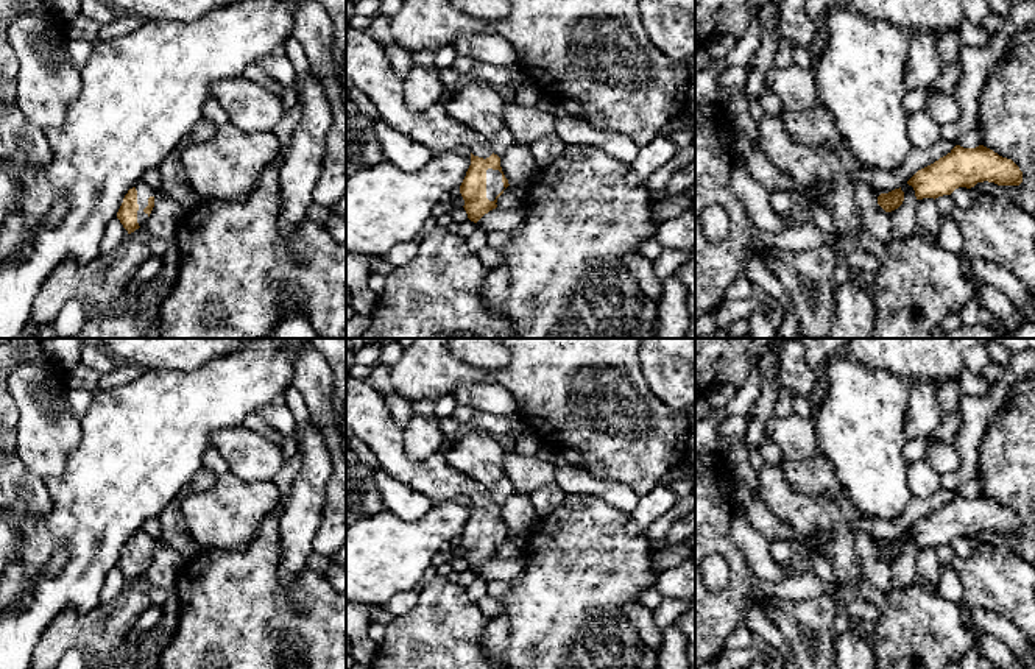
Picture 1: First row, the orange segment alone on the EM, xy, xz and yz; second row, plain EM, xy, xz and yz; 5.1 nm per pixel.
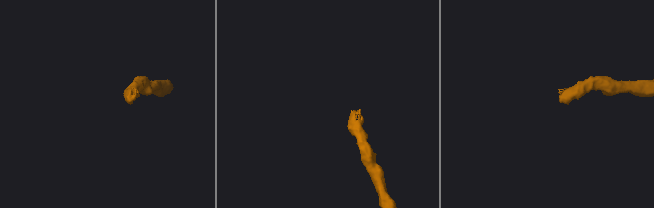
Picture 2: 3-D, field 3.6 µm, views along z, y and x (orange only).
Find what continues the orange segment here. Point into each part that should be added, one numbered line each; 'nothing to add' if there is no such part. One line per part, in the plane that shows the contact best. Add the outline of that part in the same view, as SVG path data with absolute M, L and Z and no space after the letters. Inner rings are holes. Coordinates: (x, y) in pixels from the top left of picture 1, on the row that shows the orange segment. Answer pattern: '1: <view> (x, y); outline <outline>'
1: xz (494, 186); outline M486 170L486 198L494 201L496 196L503 190L502 173L499 170Z

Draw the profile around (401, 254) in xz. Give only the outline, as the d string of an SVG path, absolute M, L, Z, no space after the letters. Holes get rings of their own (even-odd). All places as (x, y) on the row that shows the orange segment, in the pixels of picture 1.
M404 242L397 246L391 248L383 257L396 268L404 267L410 260L416 257L419 251L419 243L413 242Z

